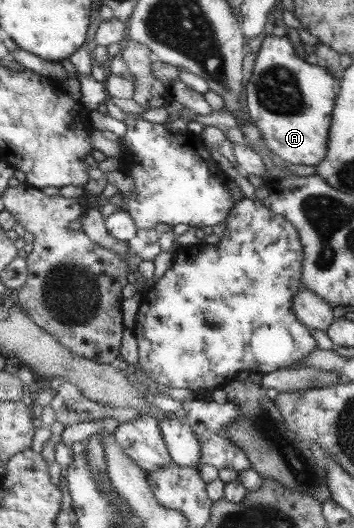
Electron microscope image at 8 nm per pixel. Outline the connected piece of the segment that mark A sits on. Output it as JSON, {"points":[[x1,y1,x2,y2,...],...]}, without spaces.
{"points":[[267,33,261,41,256,56,250,60,251,76,246,84,246,107,249,121,257,128,265,147,276,157,293,165,315,167,328,153,329,127,332,125,334,91,332,76,316,65,308,65,294,55,294,49,286,36]]}

